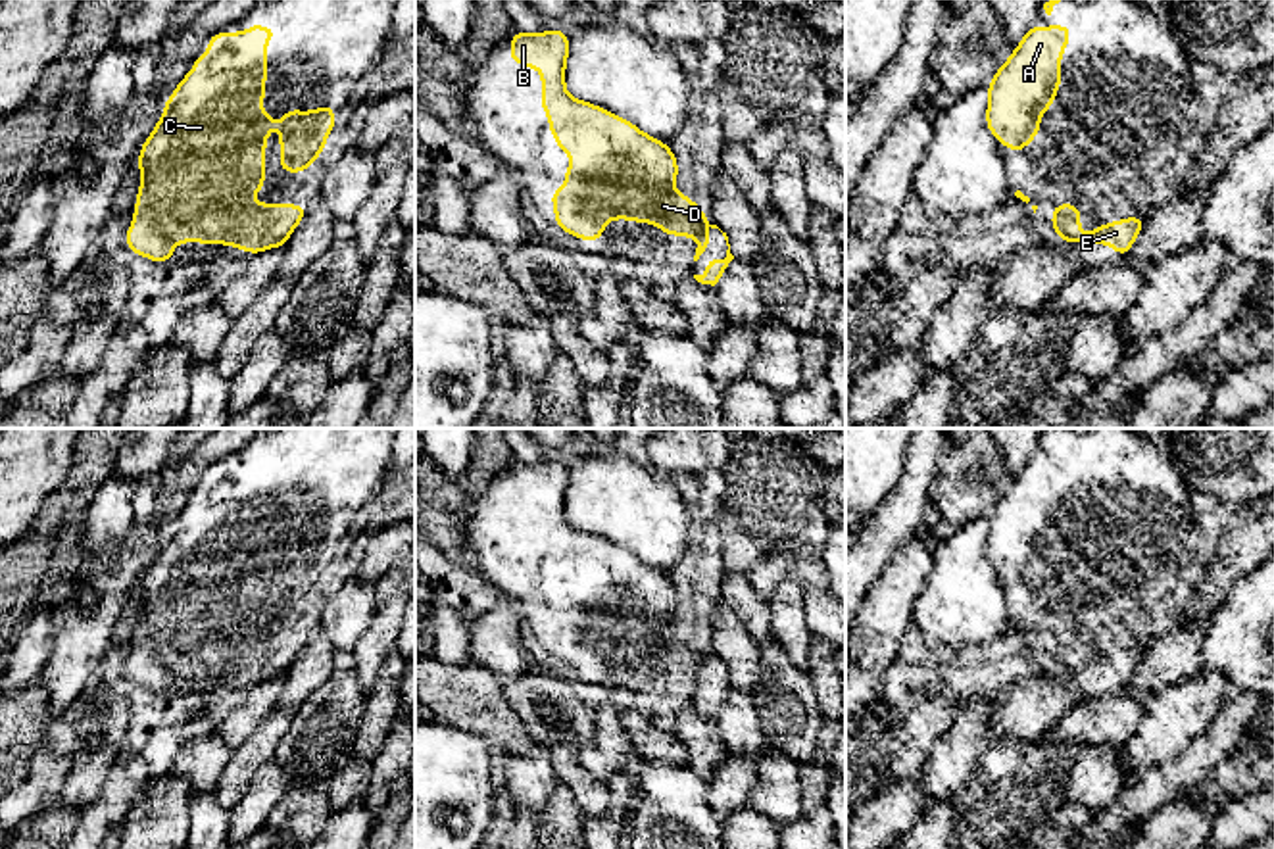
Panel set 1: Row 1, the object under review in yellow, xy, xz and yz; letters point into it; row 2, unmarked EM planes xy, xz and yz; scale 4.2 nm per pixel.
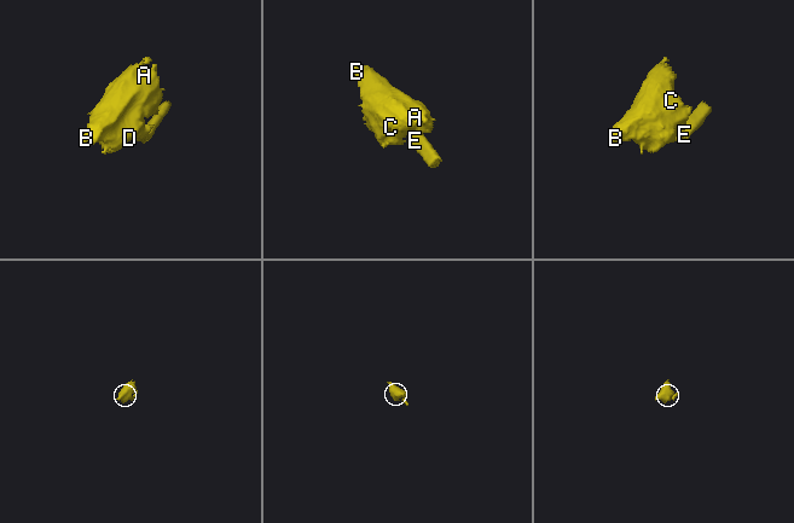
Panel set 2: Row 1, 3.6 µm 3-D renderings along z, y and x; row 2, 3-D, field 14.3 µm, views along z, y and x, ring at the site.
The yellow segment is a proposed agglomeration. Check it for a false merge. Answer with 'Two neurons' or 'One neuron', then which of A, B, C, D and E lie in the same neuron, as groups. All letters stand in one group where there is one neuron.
Two neurons. Groups: A B C D / E

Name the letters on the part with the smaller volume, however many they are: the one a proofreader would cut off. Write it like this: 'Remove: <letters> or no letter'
Remove: E

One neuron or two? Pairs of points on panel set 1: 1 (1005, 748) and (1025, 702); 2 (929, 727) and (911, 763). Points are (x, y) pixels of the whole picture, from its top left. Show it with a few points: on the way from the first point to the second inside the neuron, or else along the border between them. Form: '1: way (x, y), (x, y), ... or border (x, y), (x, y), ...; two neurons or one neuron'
1: border (1044, 734), (1032, 740), (996, 738), (992, 742); two neurons
2: way (919, 736), (911, 744), (911, 753); one neuron

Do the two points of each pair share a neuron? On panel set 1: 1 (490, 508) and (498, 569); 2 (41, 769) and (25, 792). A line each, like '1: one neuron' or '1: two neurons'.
1: one neuron
2: one neuron

